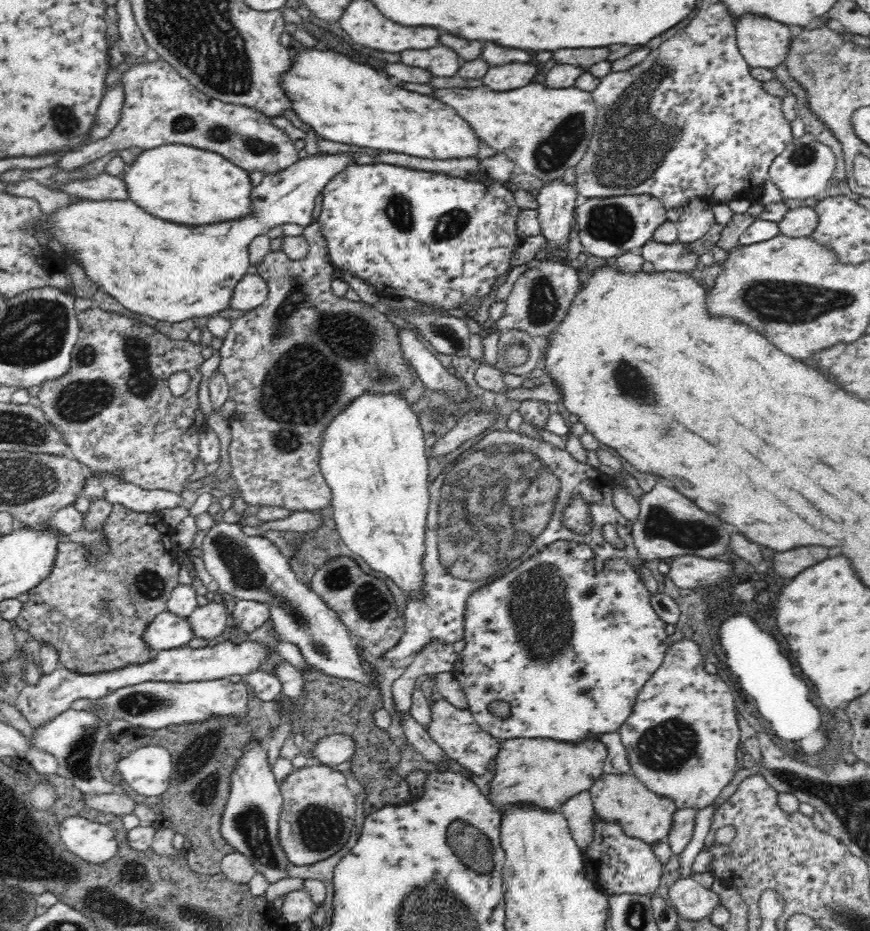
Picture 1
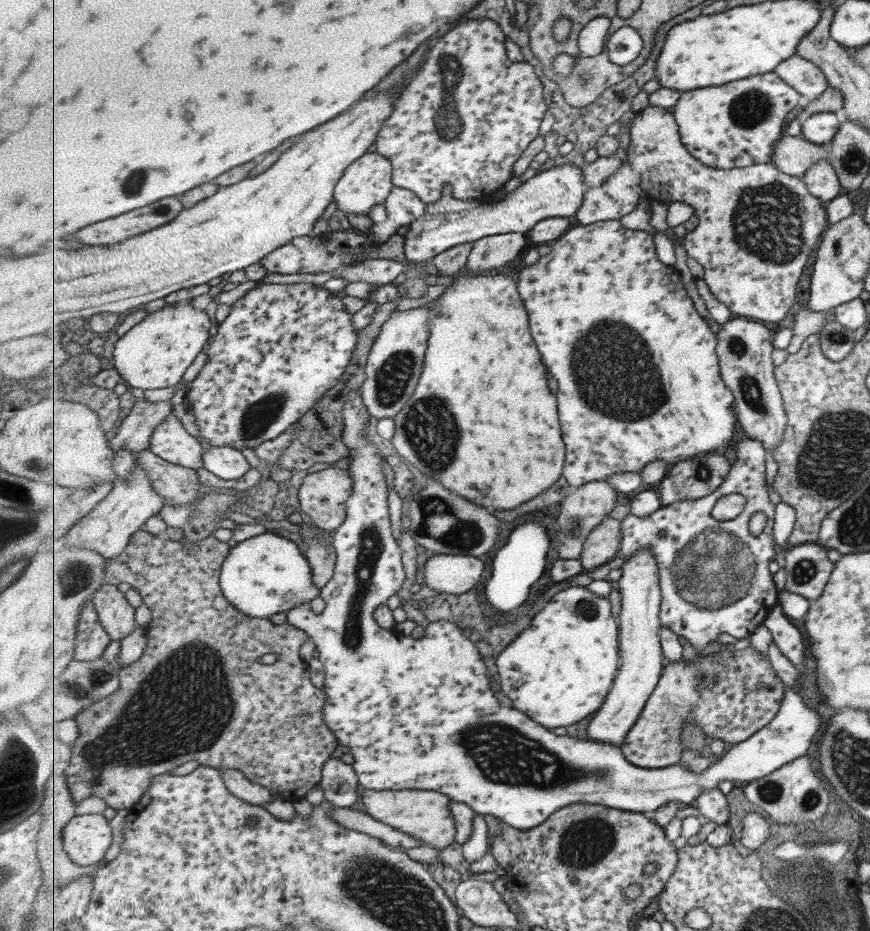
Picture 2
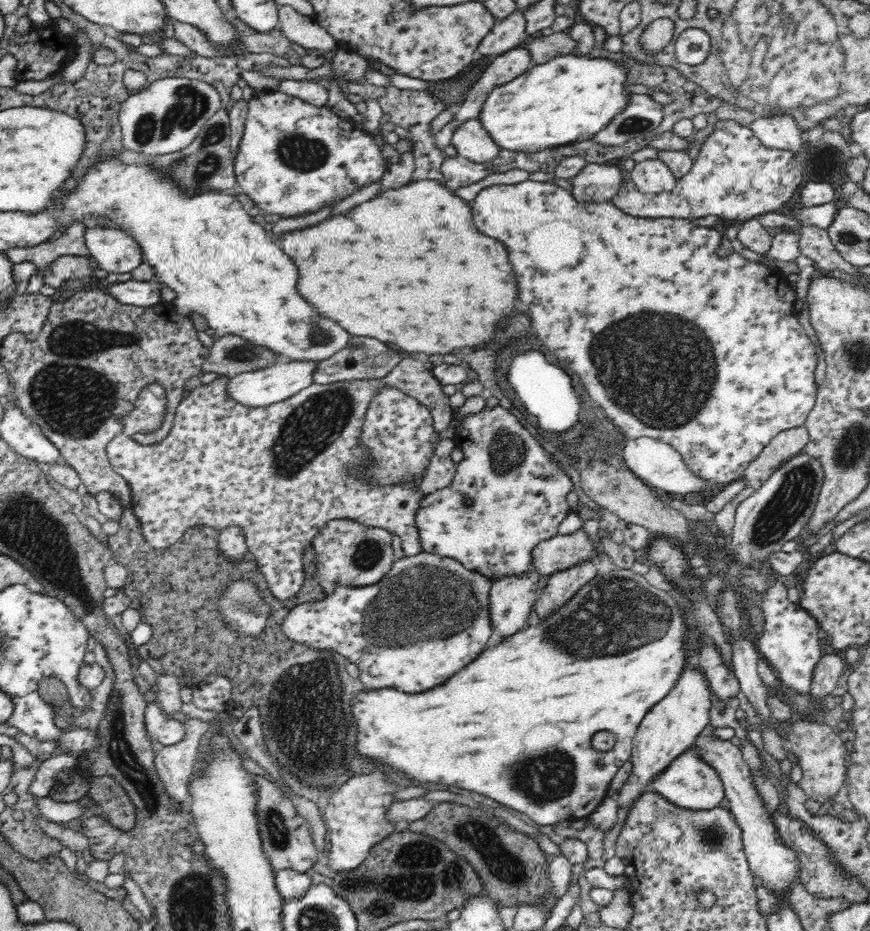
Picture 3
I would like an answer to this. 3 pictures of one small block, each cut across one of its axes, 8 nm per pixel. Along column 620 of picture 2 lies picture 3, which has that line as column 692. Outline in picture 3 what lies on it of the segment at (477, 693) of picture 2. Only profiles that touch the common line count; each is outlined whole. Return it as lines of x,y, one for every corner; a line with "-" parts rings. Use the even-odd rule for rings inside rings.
699,746
690,747
675,758
672,765
651,786
654,793
685,809
711,810
724,804
725,787
711,763
700,754

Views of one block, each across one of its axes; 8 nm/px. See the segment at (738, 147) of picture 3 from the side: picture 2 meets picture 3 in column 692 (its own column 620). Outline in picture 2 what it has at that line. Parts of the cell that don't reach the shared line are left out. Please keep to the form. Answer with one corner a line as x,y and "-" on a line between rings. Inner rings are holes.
648,104
636,114
629,132
630,145
626,148
626,160
629,163
623,163
601,186
585,193
581,208
575,214
579,222
590,225
601,221
620,220
631,214
642,198
690,204
694,208
694,215
699,217
699,222
693,232
684,236
683,247
688,256
696,258
702,264
703,278
711,294
719,302
723,302
736,317
759,322
783,320
791,310
791,302
797,298
797,284
801,274
805,272
811,250
815,250
827,226
821,202
811,194
805,179
783,172
774,162
729,170
707,166
687,150
674,113
667,112
665,107

